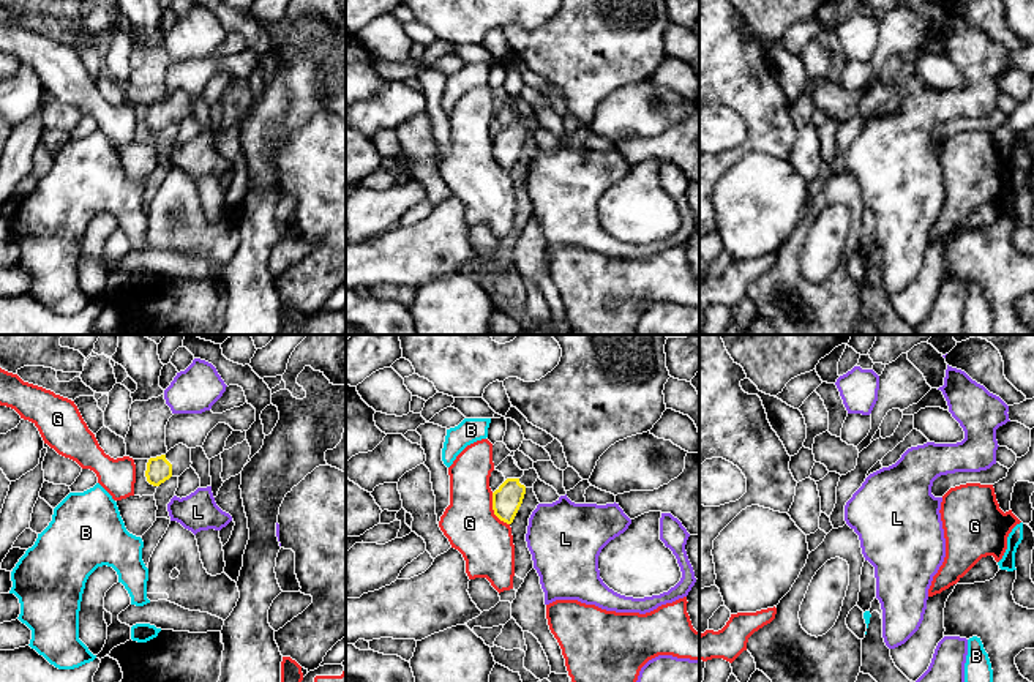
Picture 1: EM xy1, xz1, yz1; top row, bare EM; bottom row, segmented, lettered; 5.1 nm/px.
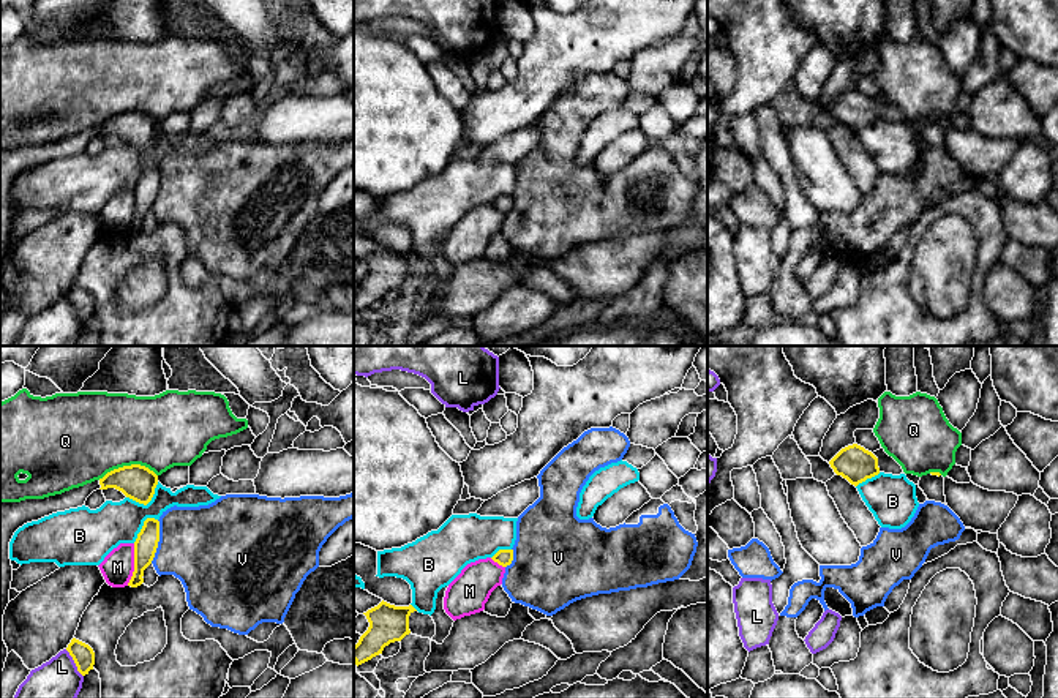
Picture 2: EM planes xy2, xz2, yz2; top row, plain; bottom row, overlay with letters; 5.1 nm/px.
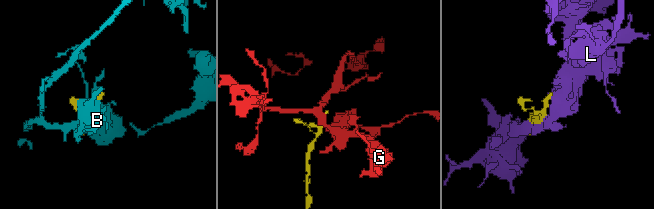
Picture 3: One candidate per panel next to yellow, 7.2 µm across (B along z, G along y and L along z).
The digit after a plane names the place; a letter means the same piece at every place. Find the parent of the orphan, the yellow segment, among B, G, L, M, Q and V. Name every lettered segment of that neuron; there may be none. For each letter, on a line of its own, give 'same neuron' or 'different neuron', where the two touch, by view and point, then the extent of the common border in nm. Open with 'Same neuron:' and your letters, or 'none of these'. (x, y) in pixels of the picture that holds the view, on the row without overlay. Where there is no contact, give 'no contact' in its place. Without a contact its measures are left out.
Same neuron: none of these
B: different neuron; meets yellow in xy2 at (147, 149); contact 190 nm long
G: different neuron; meets yellow in xz1 at (493, 155); contact 190 nm long
L: different neuron; meets yellow in xy2 at (75, 308); contact 170 nm long
M: different neuron; meets yellow in xy2 at (135, 210); contact 220 nm long
Q: different neuron; meets yellow in xy2 at (127, 112); contact 300 nm long
V: different neuron; meets yellow in xy2 at (158, 187); contact 220 nm long

